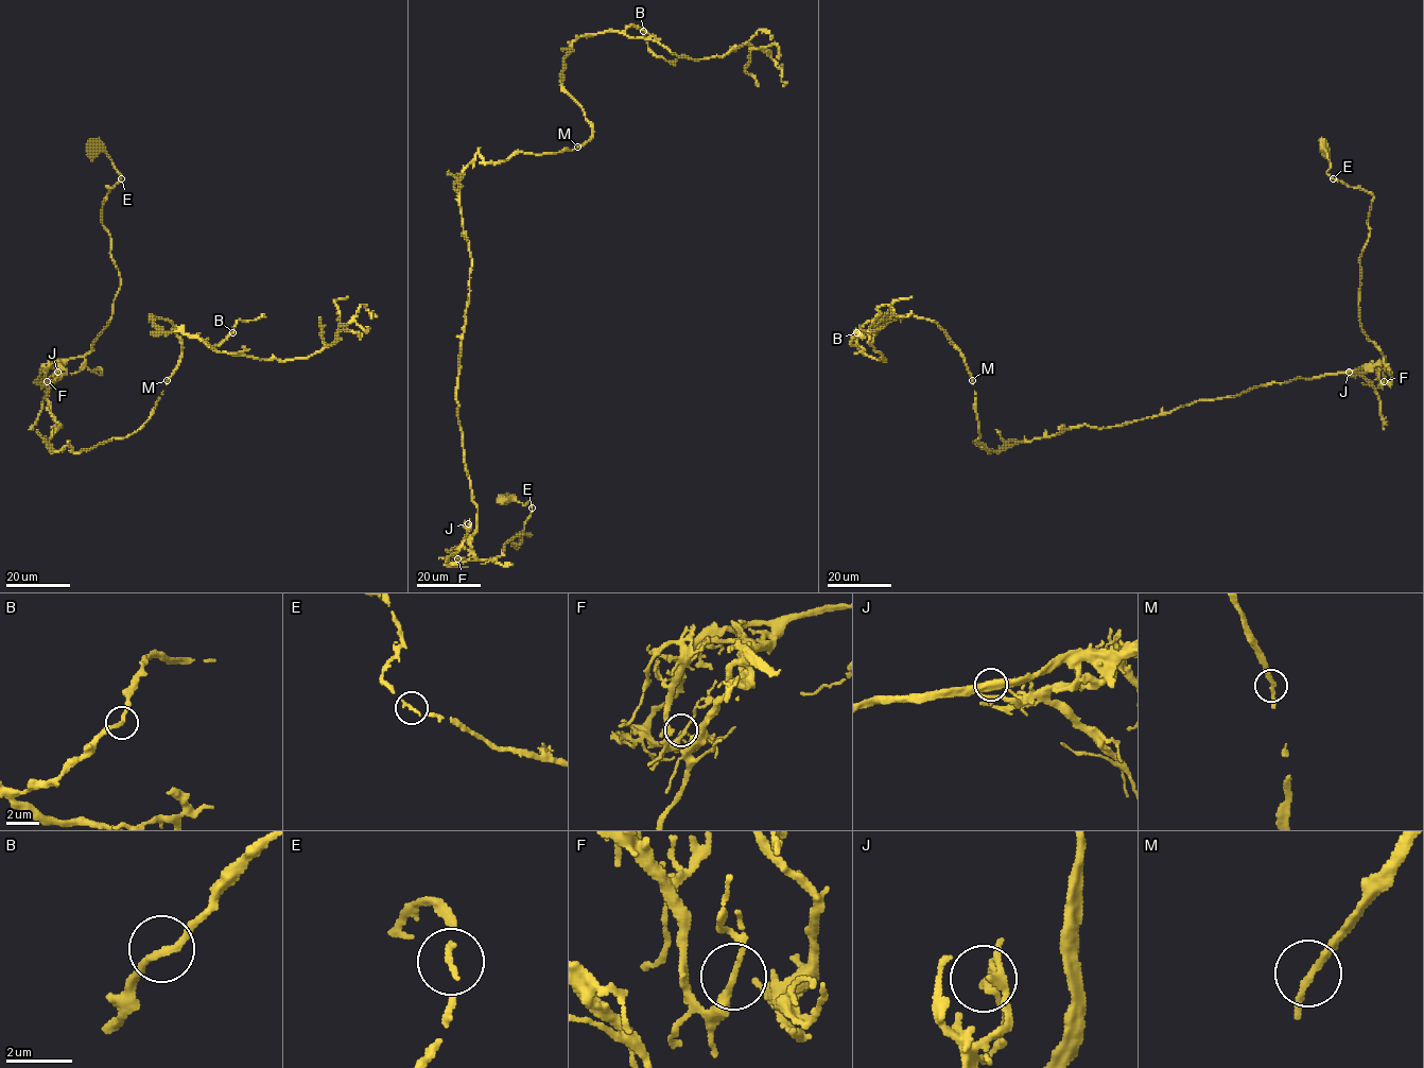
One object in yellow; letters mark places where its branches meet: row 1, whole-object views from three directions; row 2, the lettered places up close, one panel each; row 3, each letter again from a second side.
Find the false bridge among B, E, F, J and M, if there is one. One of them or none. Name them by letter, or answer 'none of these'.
none of these

